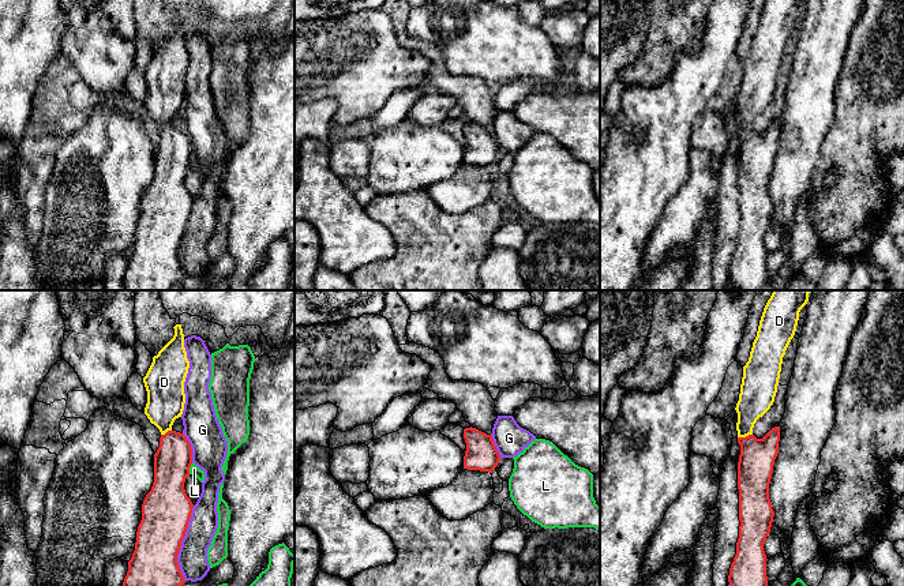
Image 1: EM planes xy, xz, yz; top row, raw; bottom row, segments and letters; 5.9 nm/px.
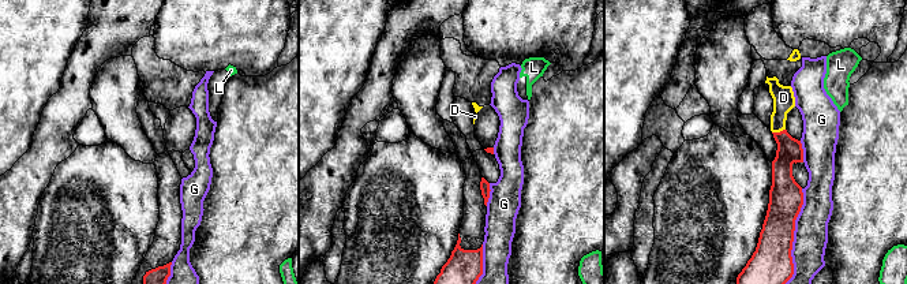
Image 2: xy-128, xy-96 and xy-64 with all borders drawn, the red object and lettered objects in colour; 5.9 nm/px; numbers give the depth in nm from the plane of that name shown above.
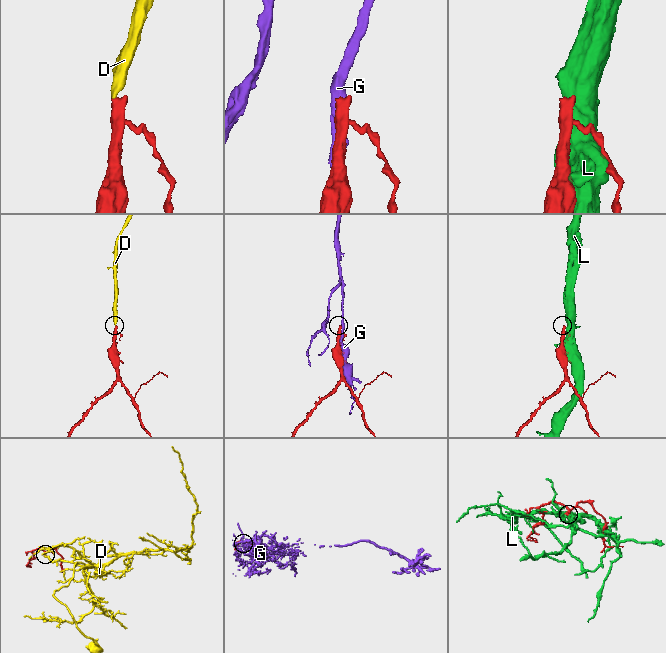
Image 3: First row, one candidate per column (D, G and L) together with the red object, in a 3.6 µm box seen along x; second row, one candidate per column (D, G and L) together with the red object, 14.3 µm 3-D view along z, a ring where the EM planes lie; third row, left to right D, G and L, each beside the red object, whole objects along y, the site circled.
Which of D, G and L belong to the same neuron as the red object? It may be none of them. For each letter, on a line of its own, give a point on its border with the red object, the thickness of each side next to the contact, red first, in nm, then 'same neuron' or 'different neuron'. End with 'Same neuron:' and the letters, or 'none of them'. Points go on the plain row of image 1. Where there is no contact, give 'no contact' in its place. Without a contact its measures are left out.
D: yz (746, 131) | 220/200 nm | same neuron
G: xy (180, 237) | 300/180 nm | different neuron
L: xy (190, 161) | 240/60 nm | different neuron
Same neuron: D

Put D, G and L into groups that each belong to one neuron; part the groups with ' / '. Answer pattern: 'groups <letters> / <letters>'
groups D / G / L

